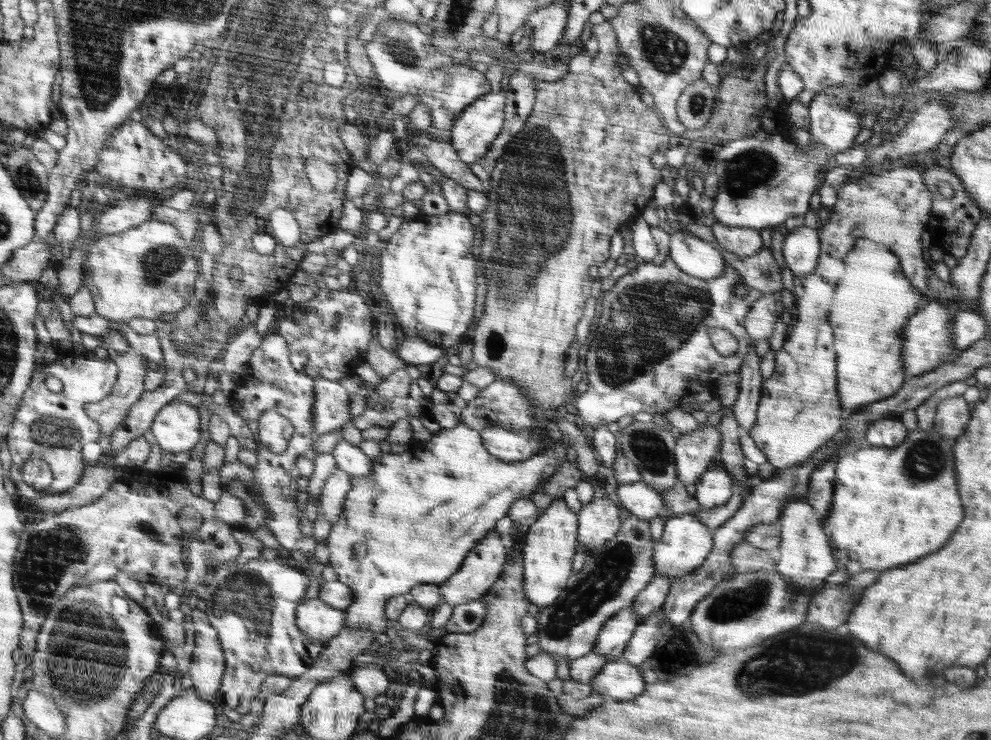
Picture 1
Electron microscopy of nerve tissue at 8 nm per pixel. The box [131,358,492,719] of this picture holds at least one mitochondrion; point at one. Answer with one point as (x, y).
(242, 601)

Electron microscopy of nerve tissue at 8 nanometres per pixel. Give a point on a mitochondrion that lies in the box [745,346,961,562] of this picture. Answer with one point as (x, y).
(925, 461)

